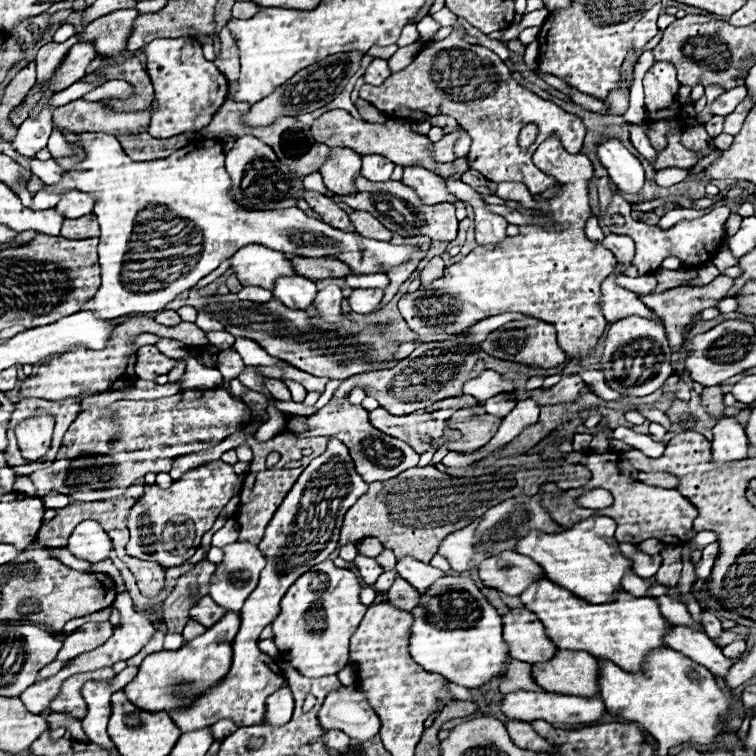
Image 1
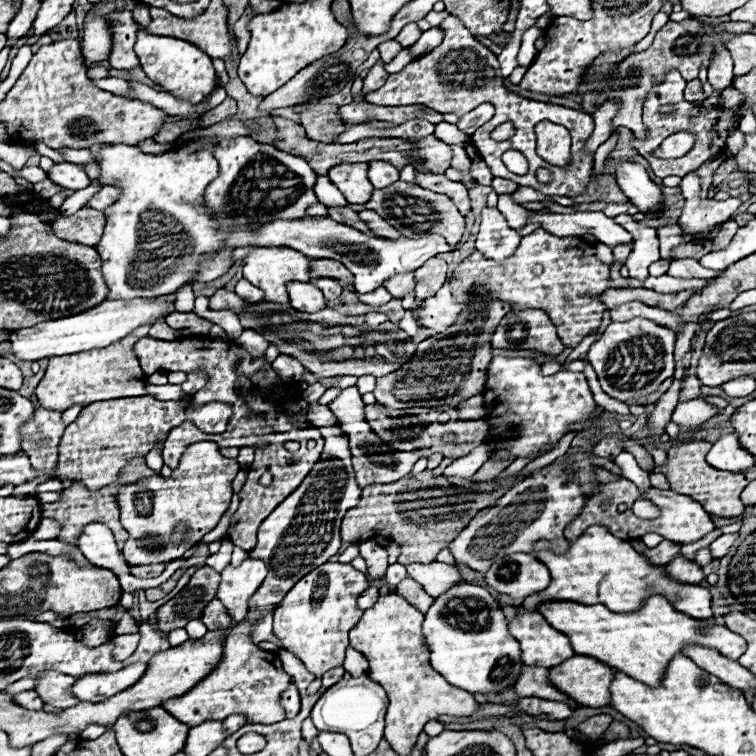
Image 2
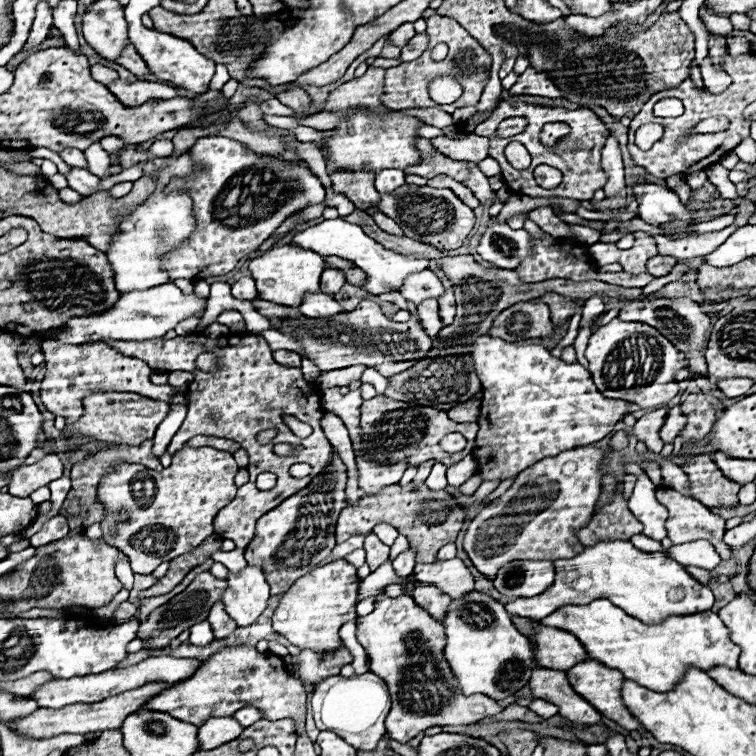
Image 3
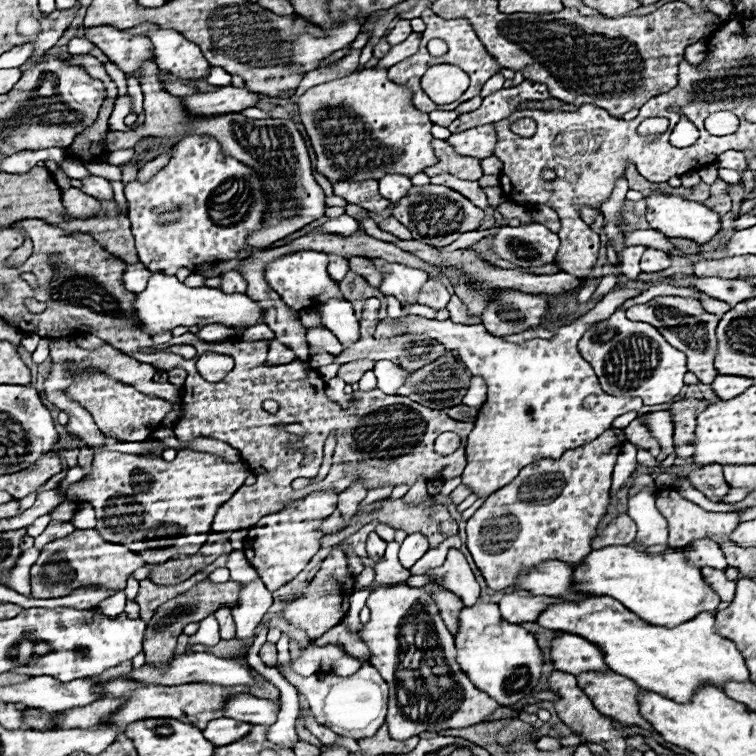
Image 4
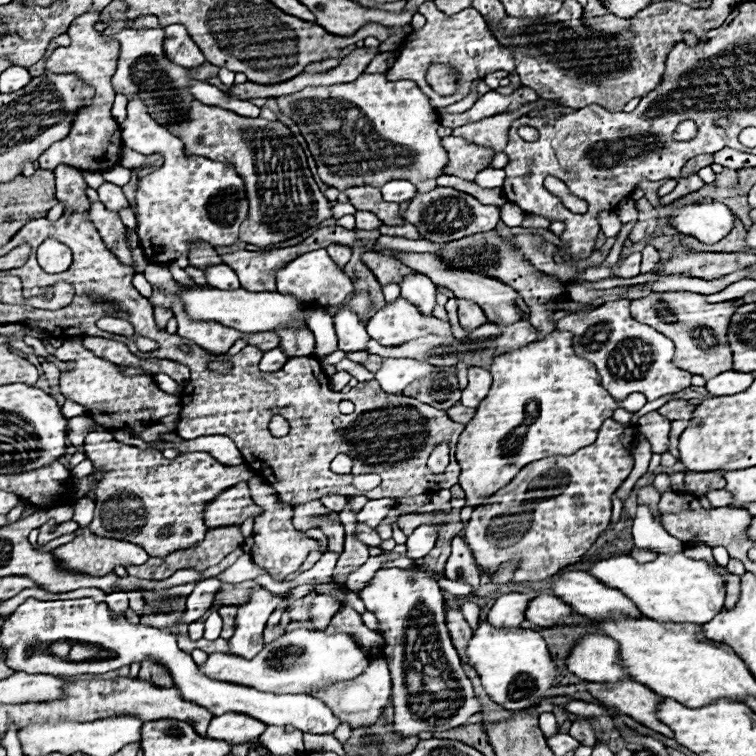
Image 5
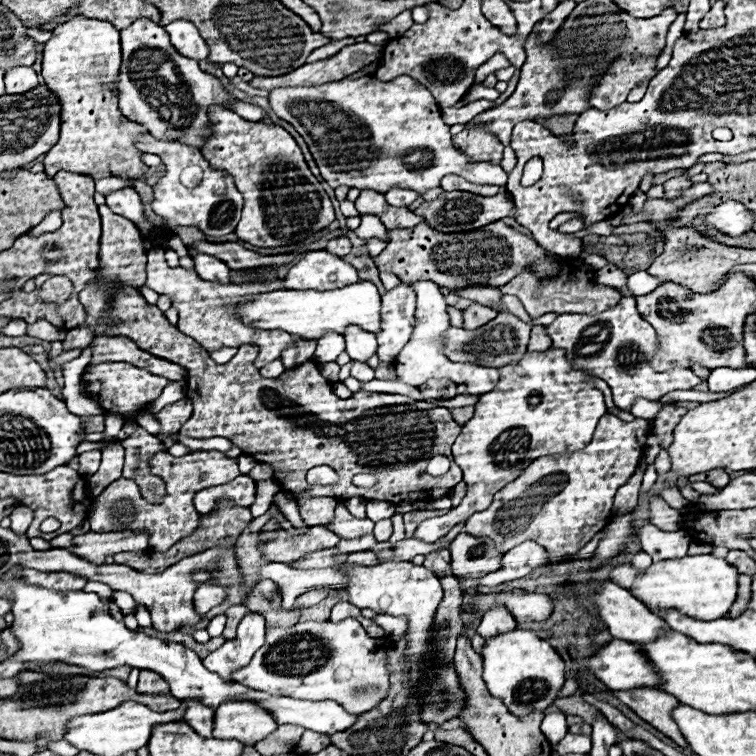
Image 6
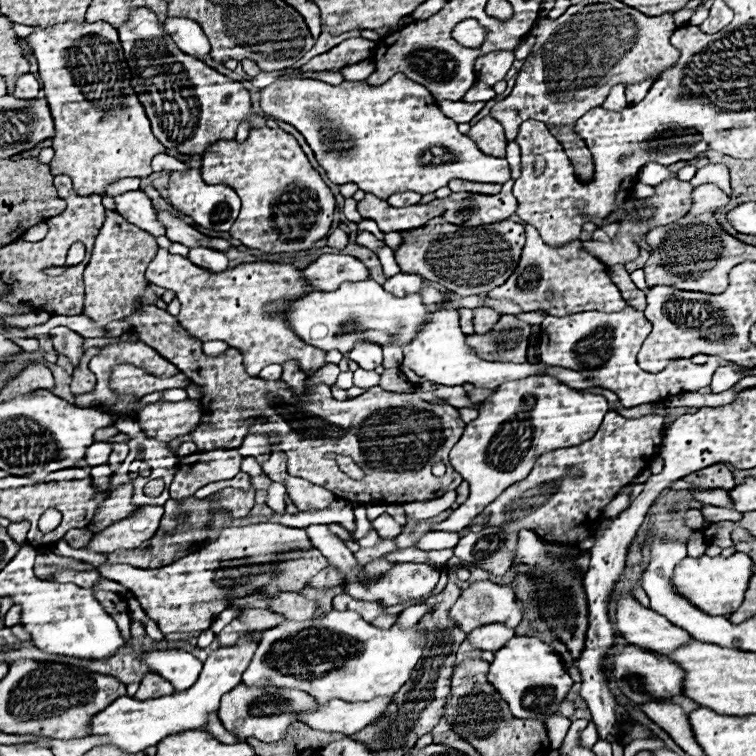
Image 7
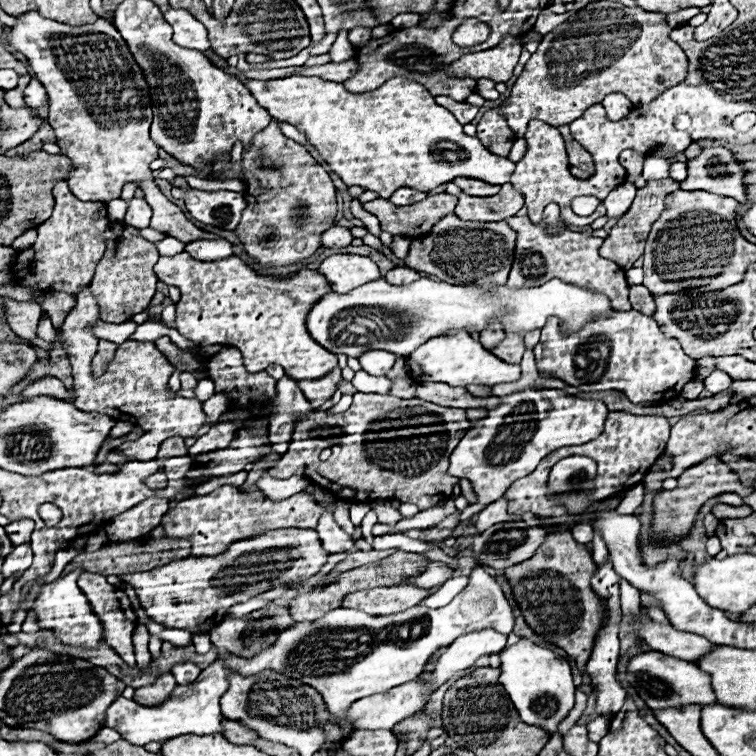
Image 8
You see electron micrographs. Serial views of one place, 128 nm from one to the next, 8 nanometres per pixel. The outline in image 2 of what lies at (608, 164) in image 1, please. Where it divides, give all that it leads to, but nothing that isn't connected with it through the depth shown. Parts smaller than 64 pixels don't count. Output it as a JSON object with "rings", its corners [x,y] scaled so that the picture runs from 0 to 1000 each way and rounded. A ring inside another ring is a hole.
{"rings":[[[820,214],[815,220],[812,235],[820,251],[831,259],[831,265],[844,272],[847,280],[862,280],[876,272],[876,251],[857,235],[857,228],[844,214]]]}

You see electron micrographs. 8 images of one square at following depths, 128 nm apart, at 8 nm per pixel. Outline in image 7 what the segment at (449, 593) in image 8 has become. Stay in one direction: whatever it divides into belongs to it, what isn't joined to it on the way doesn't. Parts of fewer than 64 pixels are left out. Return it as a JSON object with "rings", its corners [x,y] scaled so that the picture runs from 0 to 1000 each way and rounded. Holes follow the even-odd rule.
{"rings":[[[558,799],[558,802],[540,802],[540,804],[534,804],[534,807],[526,812],[524,828],[526,828],[526,831],[548,828],[548,825],[558,817],[558,812],[561,812],[561,810],[566,810],[566,807],[569,807],[569,804],[566,804],[563,799]]]}

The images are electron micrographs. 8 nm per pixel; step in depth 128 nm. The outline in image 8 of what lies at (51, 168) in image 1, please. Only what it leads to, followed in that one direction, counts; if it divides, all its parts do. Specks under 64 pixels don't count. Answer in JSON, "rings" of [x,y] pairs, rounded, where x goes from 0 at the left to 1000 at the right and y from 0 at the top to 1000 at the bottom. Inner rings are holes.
{"rings":[[[175,262],[169,267],[164,294],[169,294],[172,299],[177,299],[183,304],[190,304],[198,299],[198,288],[201,288],[201,278],[190,262]]]}

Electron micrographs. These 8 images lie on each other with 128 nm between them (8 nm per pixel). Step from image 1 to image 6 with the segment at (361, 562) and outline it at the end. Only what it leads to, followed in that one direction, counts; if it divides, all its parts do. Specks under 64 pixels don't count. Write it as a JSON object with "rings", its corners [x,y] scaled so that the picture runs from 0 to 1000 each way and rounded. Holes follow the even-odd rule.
{"rings":[[[455,667],[444,669],[444,685],[437,693],[437,701],[444,704],[450,712],[476,712],[481,706],[492,706],[495,701],[495,690],[487,685],[468,685],[466,680],[460,680]]]}

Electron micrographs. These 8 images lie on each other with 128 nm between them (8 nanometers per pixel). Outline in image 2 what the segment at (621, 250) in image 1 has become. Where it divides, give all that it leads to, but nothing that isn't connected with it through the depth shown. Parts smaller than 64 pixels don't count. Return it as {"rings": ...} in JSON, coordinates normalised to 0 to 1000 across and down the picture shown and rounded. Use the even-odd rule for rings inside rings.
{"rings":[[[759,280],[759,283],[709,283],[698,286],[698,294],[712,294],[714,302],[733,312],[772,312],[786,310],[791,320],[804,328],[836,323],[836,312],[815,299],[812,288],[799,286],[799,280]]]}

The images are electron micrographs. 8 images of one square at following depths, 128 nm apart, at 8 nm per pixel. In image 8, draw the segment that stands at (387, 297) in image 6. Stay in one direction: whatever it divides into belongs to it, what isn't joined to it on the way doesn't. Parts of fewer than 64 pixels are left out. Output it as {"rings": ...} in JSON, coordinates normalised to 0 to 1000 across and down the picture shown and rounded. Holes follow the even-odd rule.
{"rings":[[[526,352],[526,354],[519,354],[513,362],[511,362],[511,373],[513,376],[521,376],[521,378],[537,378],[537,376],[545,376],[548,370],[553,370],[556,362],[550,357],[542,357],[537,352]]]}

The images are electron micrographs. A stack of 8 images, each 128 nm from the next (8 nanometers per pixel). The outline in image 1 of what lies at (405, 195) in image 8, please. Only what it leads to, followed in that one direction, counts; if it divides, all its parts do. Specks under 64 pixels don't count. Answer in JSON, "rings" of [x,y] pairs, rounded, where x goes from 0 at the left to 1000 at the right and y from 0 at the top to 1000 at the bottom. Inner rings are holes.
{"rings":[[[503,204],[479,206],[479,233],[492,238],[492,241],[511,241],[511,238],[516,238],[519,225],[521,225],[519,214],[513,214],[513,209],[508,209]]]}

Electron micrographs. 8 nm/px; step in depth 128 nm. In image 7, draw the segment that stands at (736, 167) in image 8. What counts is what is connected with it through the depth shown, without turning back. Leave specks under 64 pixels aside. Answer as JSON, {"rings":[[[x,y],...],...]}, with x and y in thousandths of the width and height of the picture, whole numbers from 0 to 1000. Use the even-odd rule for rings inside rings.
{"rings":[[[937,217],[937,220],[926,222],[926,225],[921,228],[921,233],[913,238],[913,243],[915,243],[918,249],[926,246],[926,243],[947,243],[947,246],[952,246],[960,257],[968,254],[968,251],[966,251],[963,225],[960,225],[960,220],[955,220],[955,217]]]}

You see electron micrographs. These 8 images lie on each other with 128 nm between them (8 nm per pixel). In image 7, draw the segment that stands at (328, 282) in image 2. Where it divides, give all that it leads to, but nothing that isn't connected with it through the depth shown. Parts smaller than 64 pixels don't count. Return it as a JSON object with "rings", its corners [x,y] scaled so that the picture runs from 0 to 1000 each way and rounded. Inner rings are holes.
{"rings":[[[447,302],[447,304],[442,304],[442,310],[434,315],[434,325],[447,328],[447,331],[458,328],[458,323],[460,323],[460,310],[458,310],[458,307],[452,307],[450,302]]]}

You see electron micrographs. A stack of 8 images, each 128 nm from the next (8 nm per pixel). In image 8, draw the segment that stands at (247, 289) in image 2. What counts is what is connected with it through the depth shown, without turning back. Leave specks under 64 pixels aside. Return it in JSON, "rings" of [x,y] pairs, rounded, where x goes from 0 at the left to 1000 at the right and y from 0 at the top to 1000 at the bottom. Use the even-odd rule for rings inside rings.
{"rings":[[[295,315],[259,317],[259,320],[246,323],[243,333],[254,336],[254,341],[259,341],[259,344],[283,347],[307,339],[307,323]]]}

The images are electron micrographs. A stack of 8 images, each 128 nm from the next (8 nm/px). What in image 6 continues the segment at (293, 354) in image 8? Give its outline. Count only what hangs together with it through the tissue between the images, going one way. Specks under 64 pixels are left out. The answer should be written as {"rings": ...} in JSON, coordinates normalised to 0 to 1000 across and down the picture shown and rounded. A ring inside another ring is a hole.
{"rings":[[[204,328],[196,333],[196,370],[193,370],[193,378],[201,381],[204,386],[209,389],[217,389],[228,397],[228,405],[235,410],[235,437],[251,447],[257,447],[270,463],[275,466],[283,466],[283,463],[291,463],[291,460],[310,460],[310,458],[320,458],[320,455],[336,455],[344,460],[344,484],[339,487],[347,487],[352,484],[354,479],[370,474],[370,466],[381,458],[386,458],[386,442],[376,442],[373,437],[333,437],[328,431],[317,431],[317,426],[312,426],[312,421],[307,421],[307,415],[302,415],[302,399],[317,399],[317,394],[325,394],[325,392],[333,392],[333,389],[344,389],[344,386],[354,386],[354,384],[370,384],[373,381],[373,370],[365,368],[365,365],[357,365],[352,370],[333,370],[333,373],[325,373],[325,376],[288,376],[288,373],[272,373],[272,370],[265,370],[259,360],[254,357],[243,357],[243,354],[225,354],[217,344],[217,328]]]}

